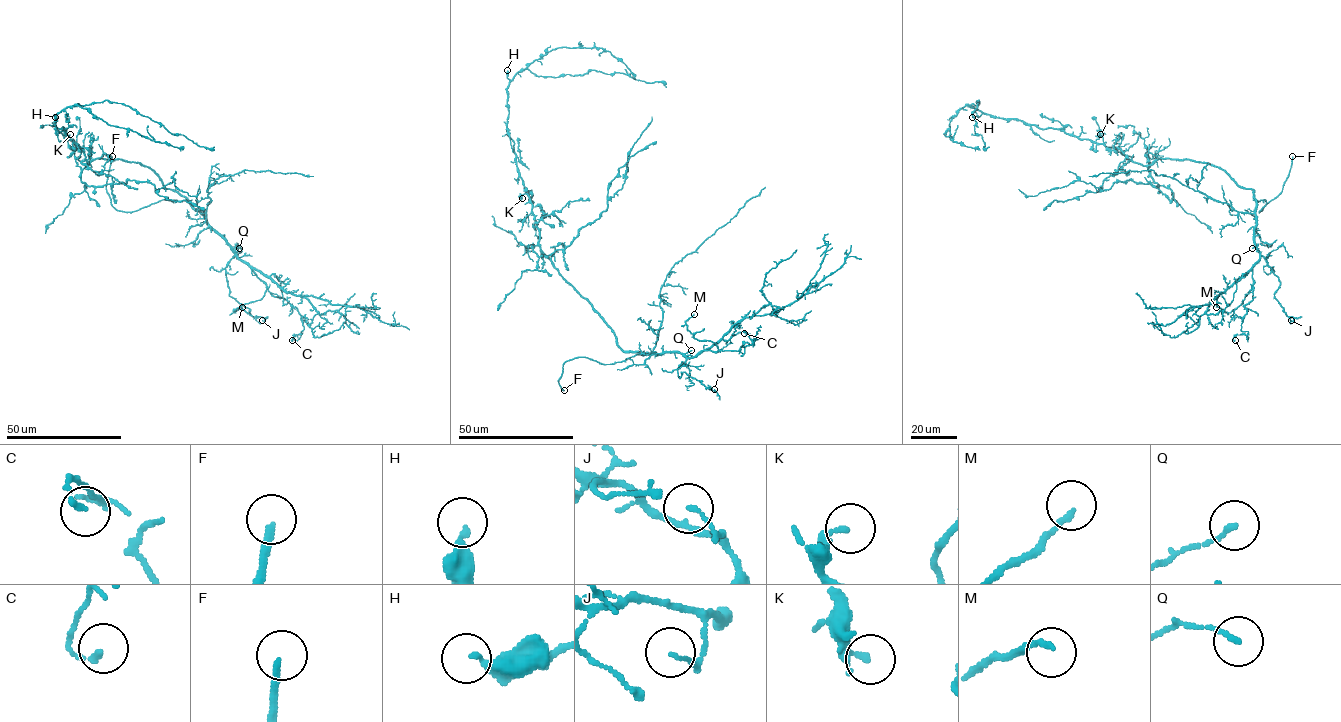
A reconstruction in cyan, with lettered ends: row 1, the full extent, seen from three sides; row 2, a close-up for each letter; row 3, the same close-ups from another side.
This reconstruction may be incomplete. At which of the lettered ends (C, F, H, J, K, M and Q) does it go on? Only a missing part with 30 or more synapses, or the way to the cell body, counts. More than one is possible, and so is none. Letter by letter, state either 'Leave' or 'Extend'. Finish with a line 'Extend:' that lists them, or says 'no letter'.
C: Leave
F: Extend
H: Leave
J: Leave
K: Extend
M: Leave
Q: Leave
Extend: F, K

